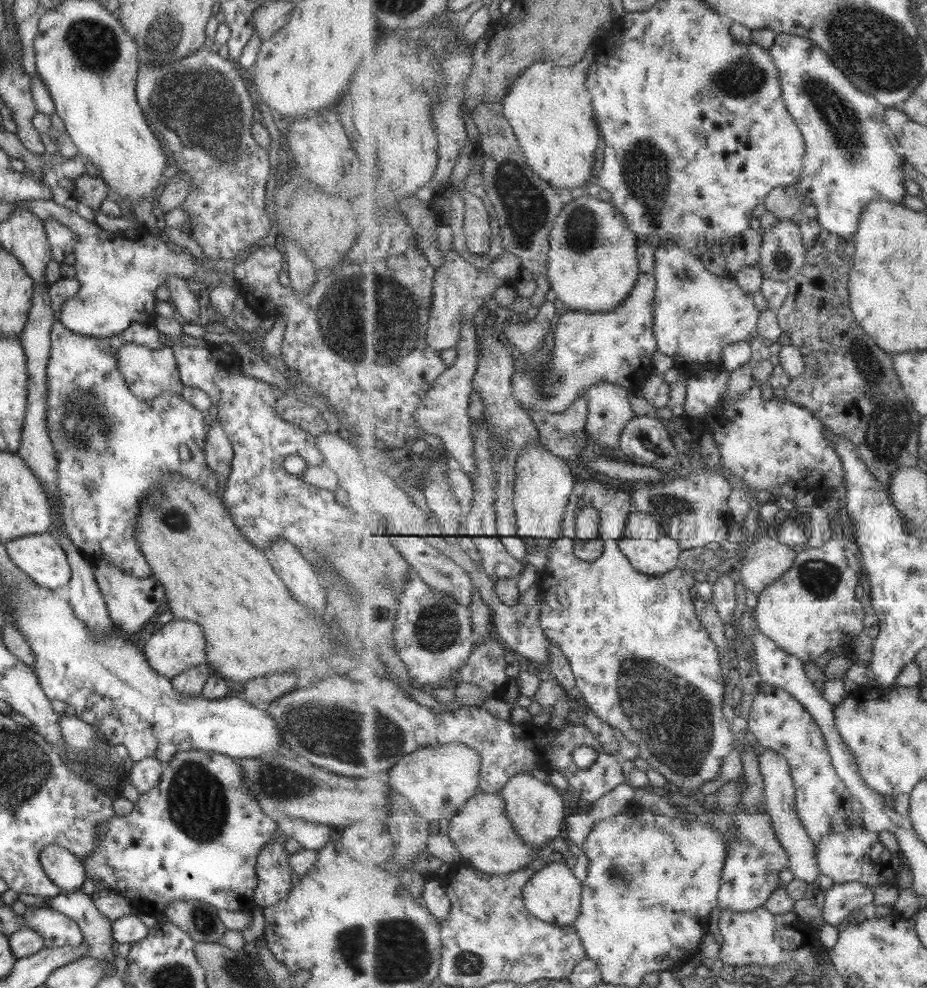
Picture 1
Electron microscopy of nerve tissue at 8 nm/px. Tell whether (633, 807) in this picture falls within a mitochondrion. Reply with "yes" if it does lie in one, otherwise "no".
no

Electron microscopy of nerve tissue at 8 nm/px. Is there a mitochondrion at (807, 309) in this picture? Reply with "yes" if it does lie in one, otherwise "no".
no

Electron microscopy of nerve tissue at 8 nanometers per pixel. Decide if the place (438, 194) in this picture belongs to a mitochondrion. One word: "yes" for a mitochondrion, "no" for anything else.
no

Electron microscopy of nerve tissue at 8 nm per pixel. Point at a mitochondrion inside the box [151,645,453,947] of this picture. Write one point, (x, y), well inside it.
(340, 735)

